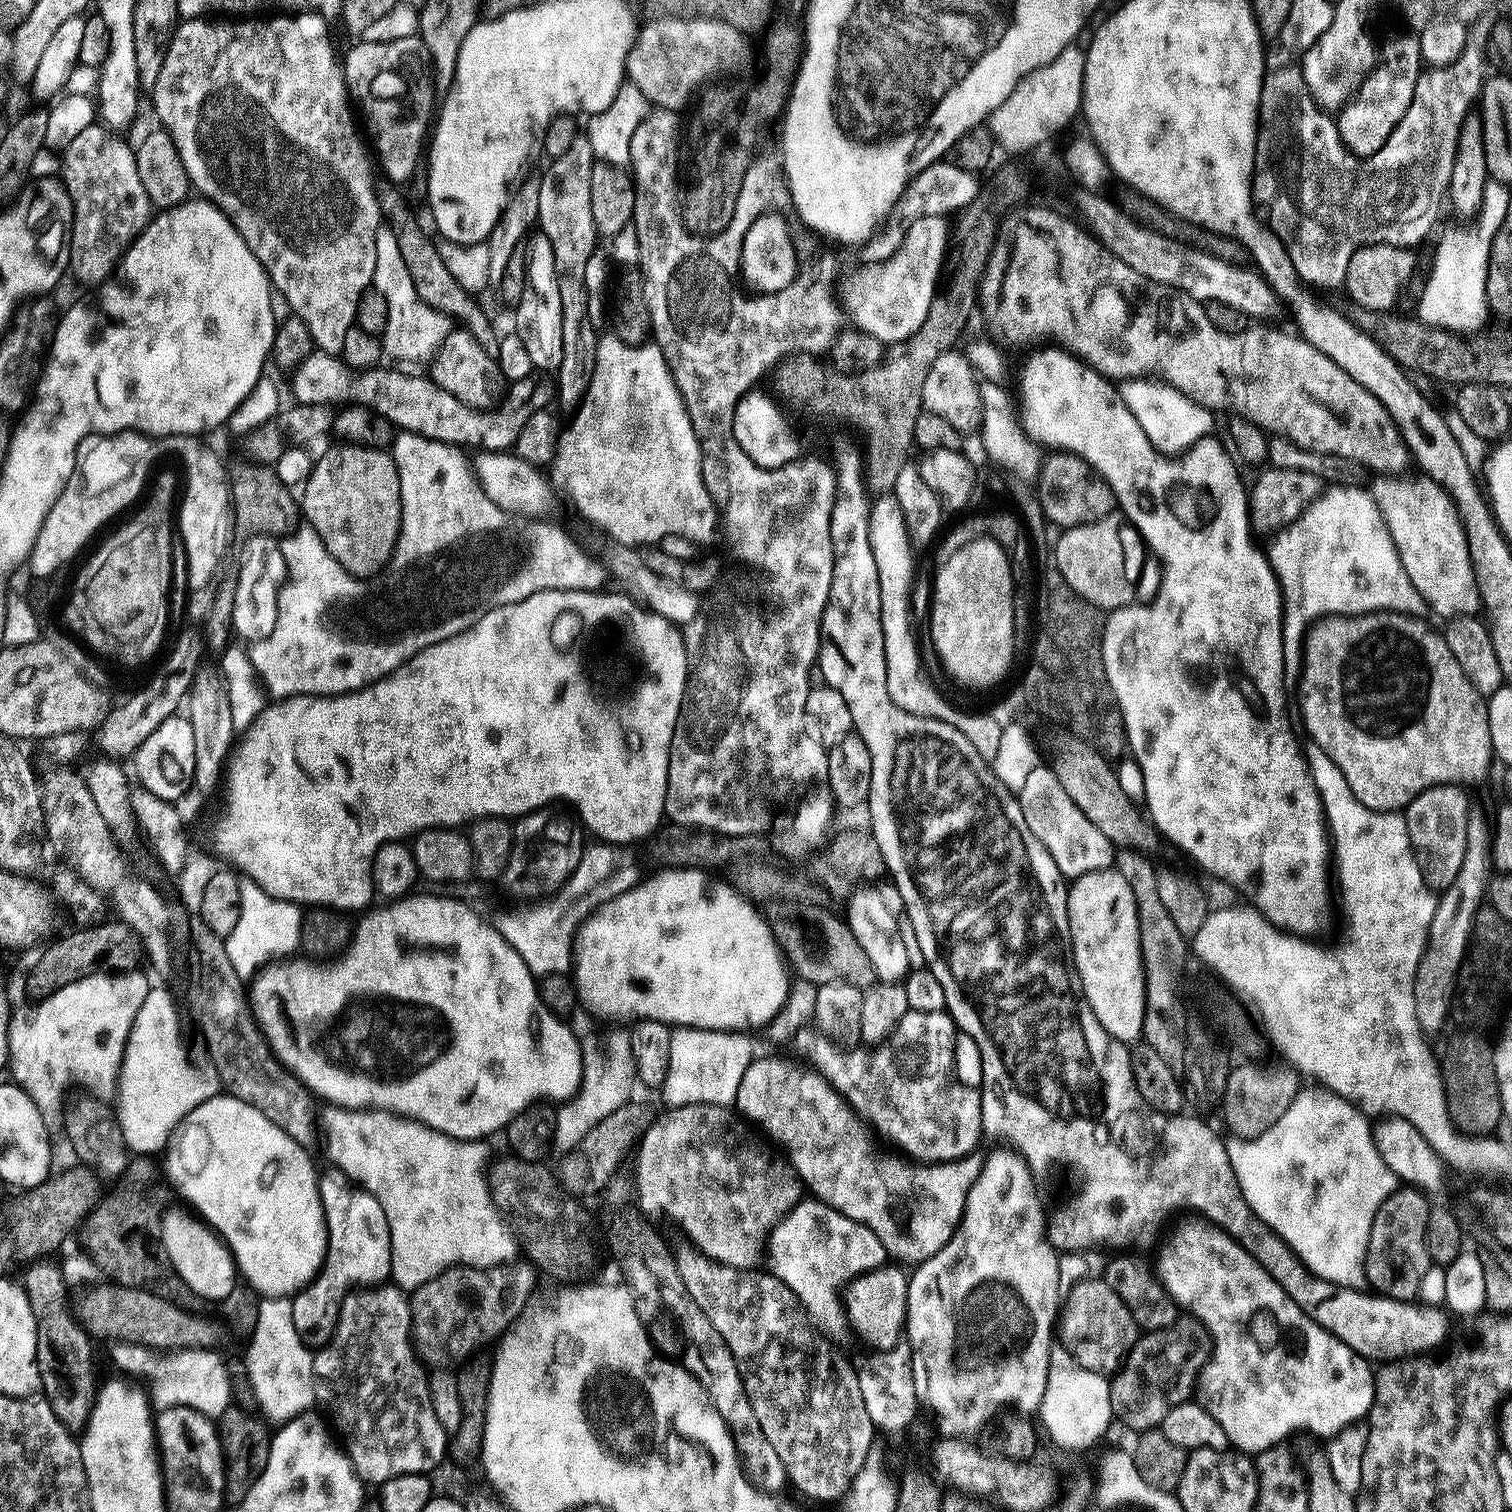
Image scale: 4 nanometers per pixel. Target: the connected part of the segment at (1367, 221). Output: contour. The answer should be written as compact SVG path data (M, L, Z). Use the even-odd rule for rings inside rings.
M1466 50L1447 68L1429 67L1421 71L1414 86L1412 105L1381 149L1368 159L1350 158L1337 126L1318 126L1310 124L1308 119L1256 122L1252 198L1259 207L1260 204L1264 207L1266 223L1282 242L1286 254L1290 254L1290 262L1301 281L1310 286L1318 284L1339 289L1346 278L1346 266L1350 266L1350 258L1359 248L1371 244L1412 248L1435 226L1440 203L1445 202L1452 186L1460 127L1486 78L1486 60L1481 53L1480 56ZM1264 124L1272 124L1272 148L1268 148L1268 140L1264 140L1264 132L1268 132Z

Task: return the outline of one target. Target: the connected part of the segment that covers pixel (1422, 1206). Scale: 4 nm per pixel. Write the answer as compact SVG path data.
M1402 1186L1376 1212L1365 1271L1367 1281L1376 1287L1373 1289L1381 1296L1405 1302L1415 1301L1428 1276L1428 1268L1433 1267L1426 1244L1430 1200L1424 1196L1427 1195L1415 1186Z

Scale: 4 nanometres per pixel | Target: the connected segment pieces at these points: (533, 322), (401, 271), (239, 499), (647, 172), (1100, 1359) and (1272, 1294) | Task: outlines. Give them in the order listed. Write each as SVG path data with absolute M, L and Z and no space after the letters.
M541 231L532 240L532 256L527 257L528 287L531 295L515 305L515 335L522 338L522 346L530 353L533 369L555 373L563 364L562 348L562 297L558 295L558 278L554 270L554 250L550 238Z
M381 226L376 235L376 265L372 283L389 304L388 326L382 335L383 351L387 355L389 352L396 360L431 361L444 342L440 336L400 336L400 320L408 320L408 316L420 316L420 312L412 312L412 308L420 308L420 299L414 290L414 282L410 282L410 274L406 274L406 262L402 262L402 254L398 250L398 238L394 238L394 230L386 226Z
M244 462L244 465L230 476L230 528L240 542L255 536L283 538L297 531L302 513L289 485L279 480L275 467L267 464Z
M653 107L645 116L644 121L634 130L634 138L630 138L630 175L636 181L636 201L634 202L634 214L632 215L632 224L637 227L652 228L654 225L665 227L668 224L674 224L680 211L675 201L676 192L673 185L673 179L682 167L680 144L682 134L680 134L680 116L672 108Z
M1104 1279L1080 1280L1069 1292L1067 1289L1058 1312L1058 1340L1064 1343L1063 1351L1083 1368L1101 1374L1115 1373L1137 1339L1138 1329L1130 1310Z
M1208 1223L1208 1230L1204 1230L1204 1232L1210 1234L1210 1238L1208 1238L1210 1246L1174 1246L1174 1237L1171 1235L1163 1241L1163 1244L1168 1248L1168 1270L1164 1268L1158 1280L1172 1296L1172 1301L1183 1311L1185 1308L1188 1311L1185 1313L1195 1320L1197 1324L1201 1324L1208 1332L1208 1339L1212 1342L1212 1350L1208 1363L1205 1364L1198 1377L1198 1396L1200 1392L1198 1400L1205 1411L1212 1415L1214 1422L1218 1422L1218 1426L1222 1426L1222 1430L1226 1430L1229 1445L1244 1454L1259 1454L1266 1451L1267 1448L1277 1447L1281 1442L1287 1441L1284 1439L1291 1432L1298 1431L1299 1428L1305 1428L1306 1431L1314 1432L1318 1436L1331 1438L1339 1434L1348 1425L1363 1421L1367 1417L1368 1411L1372 1408L1372 1399L1374 1398L1374 1372L1369 1361L1365 1360L1363 1356L1359 1356L1353 1348L1346 1346L1338 1338L1331 1336L1326 1330L1322 1330L1322 1326L1318 1326L1313 1322L1284 1293L1282 1286L1278 1286L1278 1282L1274 1282L1274 1278L1270 1278L1268 1271L1233 1236L1222 1231L1215 1224L1210 1223Z

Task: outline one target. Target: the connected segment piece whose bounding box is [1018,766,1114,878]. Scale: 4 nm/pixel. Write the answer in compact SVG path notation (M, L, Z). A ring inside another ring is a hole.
M1051 767L1032 768L1026 782L1023 783L1022 790L1018 793L1018 799L1022 806L1022 814L1026 818L1026 826L1030 826L1030 834L1034 834L1034 838L1038 838L1038 842L1042 842L1046 850L1050 850L1050 858L1054 858L1058 870L1064 877L1075 878L1087 872L1097 872L1103 868L1113 867L1114 845L1106 838L1106 834L1102 834L1102 830L1098 830L1098 826L1094 826L1094 822L1090 822L1090 818L1086 818L1086 814L1082 814L1082 810L1078 810L1078 806L1066 794L1062 782Z

